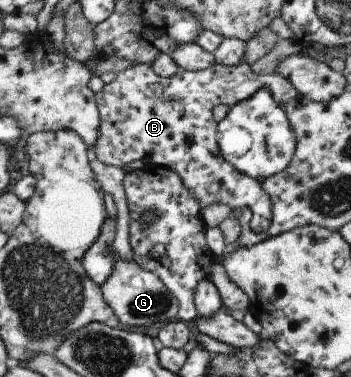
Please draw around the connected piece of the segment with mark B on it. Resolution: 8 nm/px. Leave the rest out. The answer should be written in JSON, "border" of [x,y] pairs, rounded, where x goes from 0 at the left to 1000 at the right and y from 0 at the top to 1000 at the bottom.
{"border":[[[615,167],[578,188],[516,186],[484,207],[456,204],[430,172],[416,170],[353,183],[325,218],[299,225],[276,247],[288,342],[279,379],[268,393],[279,406],[279,422],[305,438],[350,443],[425,414],[436,432],[499,451],[524,475],[536,501],[553,507],[558,528],[570,533],[575,560],[604,538],[632,538],[641,554],[670,562],[701,549],[718,562],[715,602],[732,615],[758,615],[778,592],[775,523],[769,512],[758,512],[741,480],[684,459],[667,438],[655,438],[638,422],[624,385],[624,326],[613,321],[610,300],[630,276],[672,281],[744,239],[766,239],[786,271],[803,281],[858,255],[821,204],[795,196],[738,199],[701,167],[684,167],[678,175]]]}

